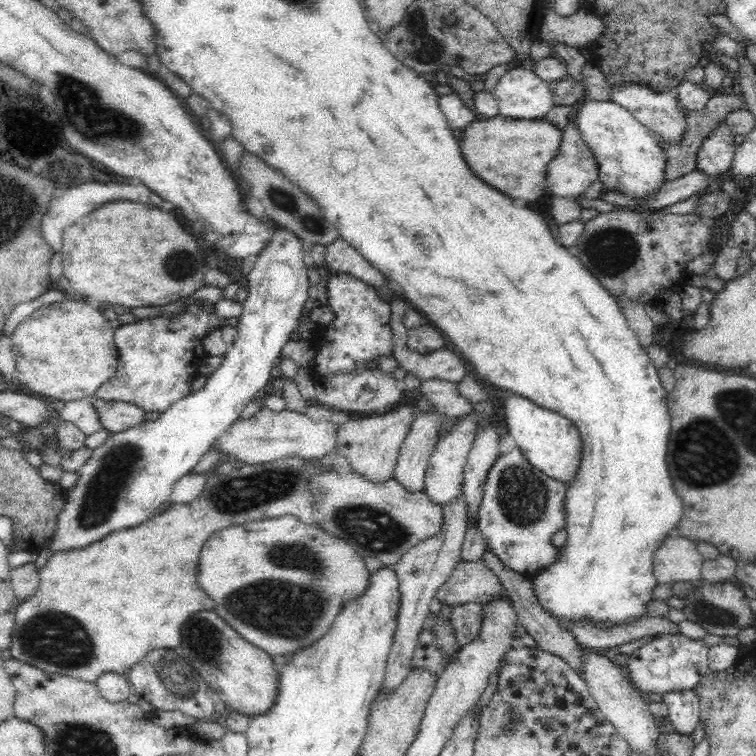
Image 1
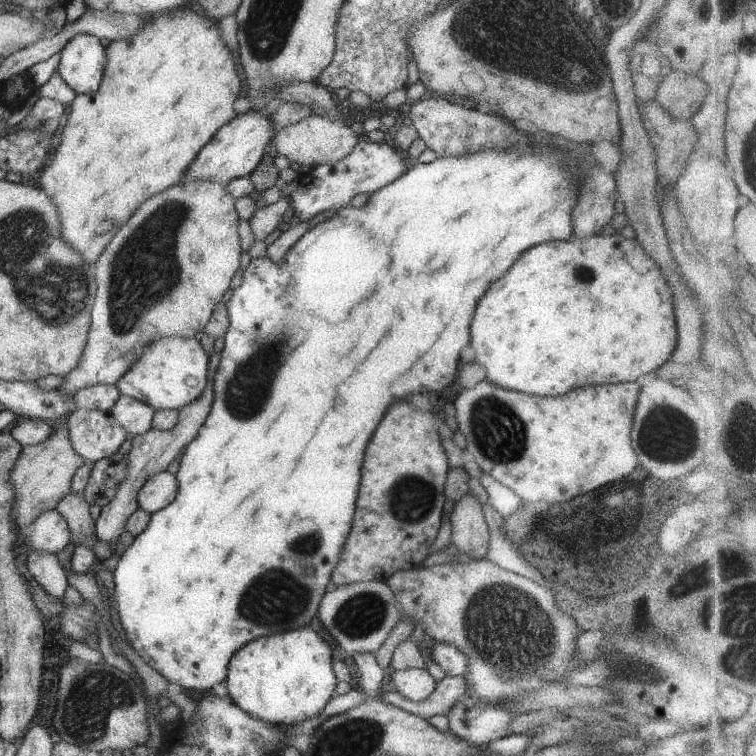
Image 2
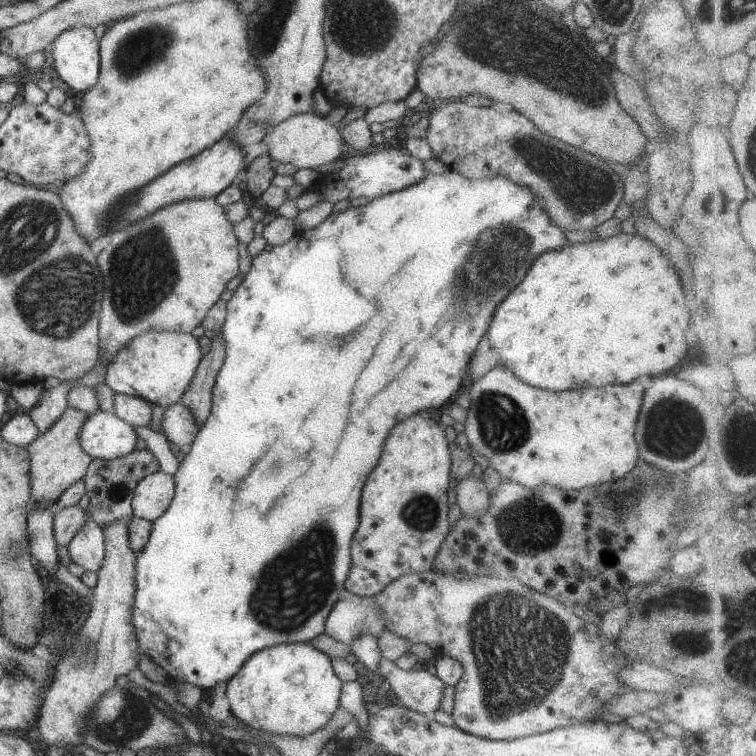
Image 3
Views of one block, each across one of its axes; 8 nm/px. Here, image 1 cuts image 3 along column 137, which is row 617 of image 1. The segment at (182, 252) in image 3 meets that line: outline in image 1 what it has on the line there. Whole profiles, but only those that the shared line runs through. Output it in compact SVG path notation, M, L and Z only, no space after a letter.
M288 514L252 520L214 532L200 552L196 577L204 593L216 600L216 614L238 631L249 646L256 645L272 657L294 654L324 636L339 616L342 606L364 594L370 574L363 556L351 544Z

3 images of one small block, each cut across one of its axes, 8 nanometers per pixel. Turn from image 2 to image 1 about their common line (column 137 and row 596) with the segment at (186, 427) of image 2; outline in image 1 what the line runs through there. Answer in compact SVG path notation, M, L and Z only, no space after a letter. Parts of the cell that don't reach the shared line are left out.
M461 559L435 594L436 601L451 608L468 603L488 604L494 596L510 601L506 589L482 559L476 562Z

